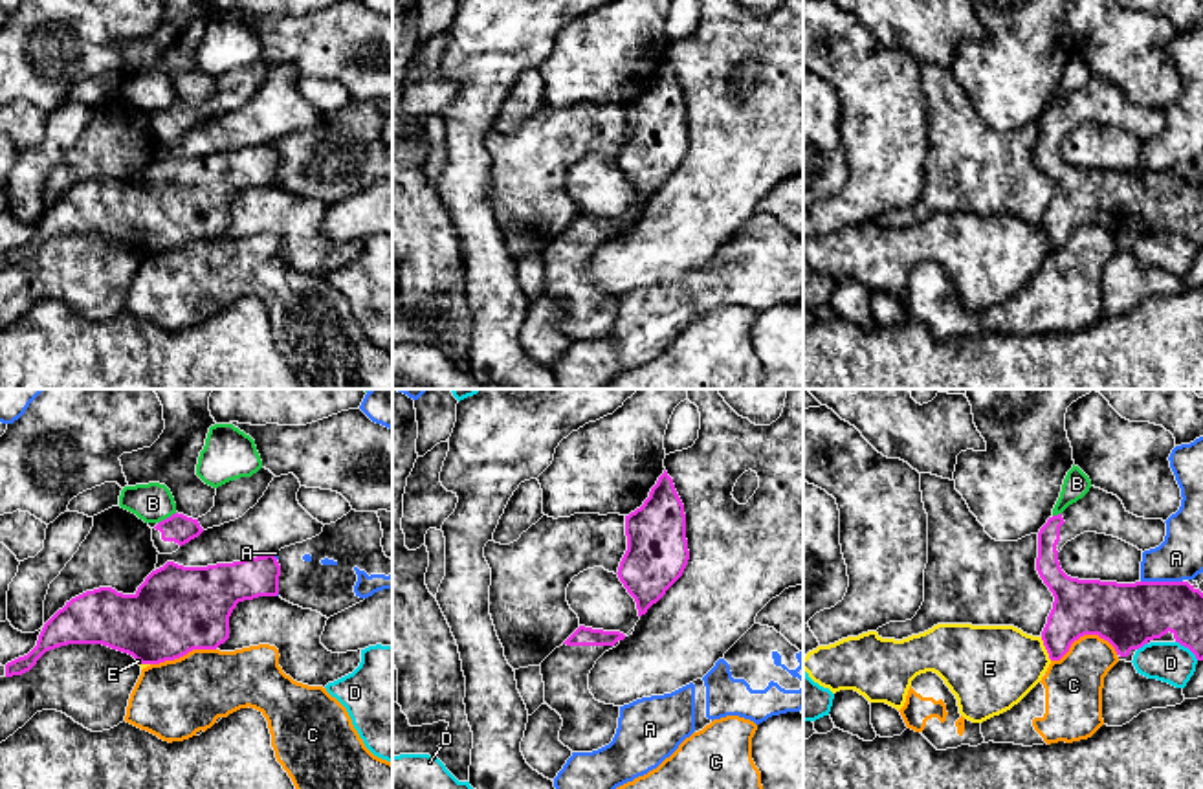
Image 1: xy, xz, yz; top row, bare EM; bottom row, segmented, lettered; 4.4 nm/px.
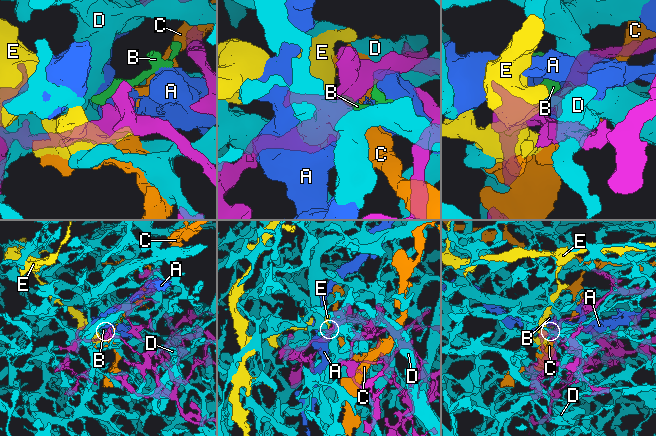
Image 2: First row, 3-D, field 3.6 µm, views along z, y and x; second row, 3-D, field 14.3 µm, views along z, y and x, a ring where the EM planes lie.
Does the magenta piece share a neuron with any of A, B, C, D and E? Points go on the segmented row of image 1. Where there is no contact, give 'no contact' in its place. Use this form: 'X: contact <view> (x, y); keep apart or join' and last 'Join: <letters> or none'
A: contact yz (1161, 582); keep apart
B: contact xy (167, 518); keep apart
C: contact yz (1082, 635); keep apart
D: contact yz (1141, 646); keep apart
E: contact yz (1046, 648); keep apart
Join: none

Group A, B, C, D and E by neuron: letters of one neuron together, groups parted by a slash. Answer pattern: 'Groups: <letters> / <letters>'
Groups: A / B / C / D / E

